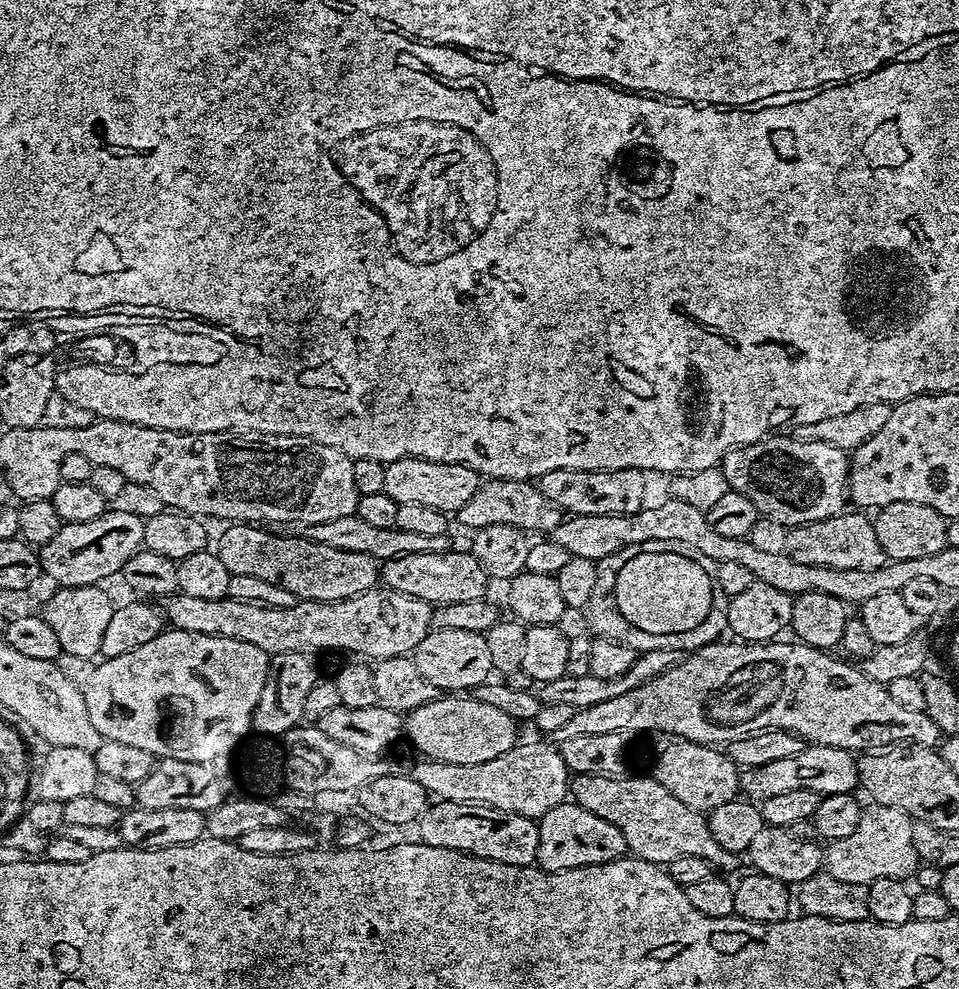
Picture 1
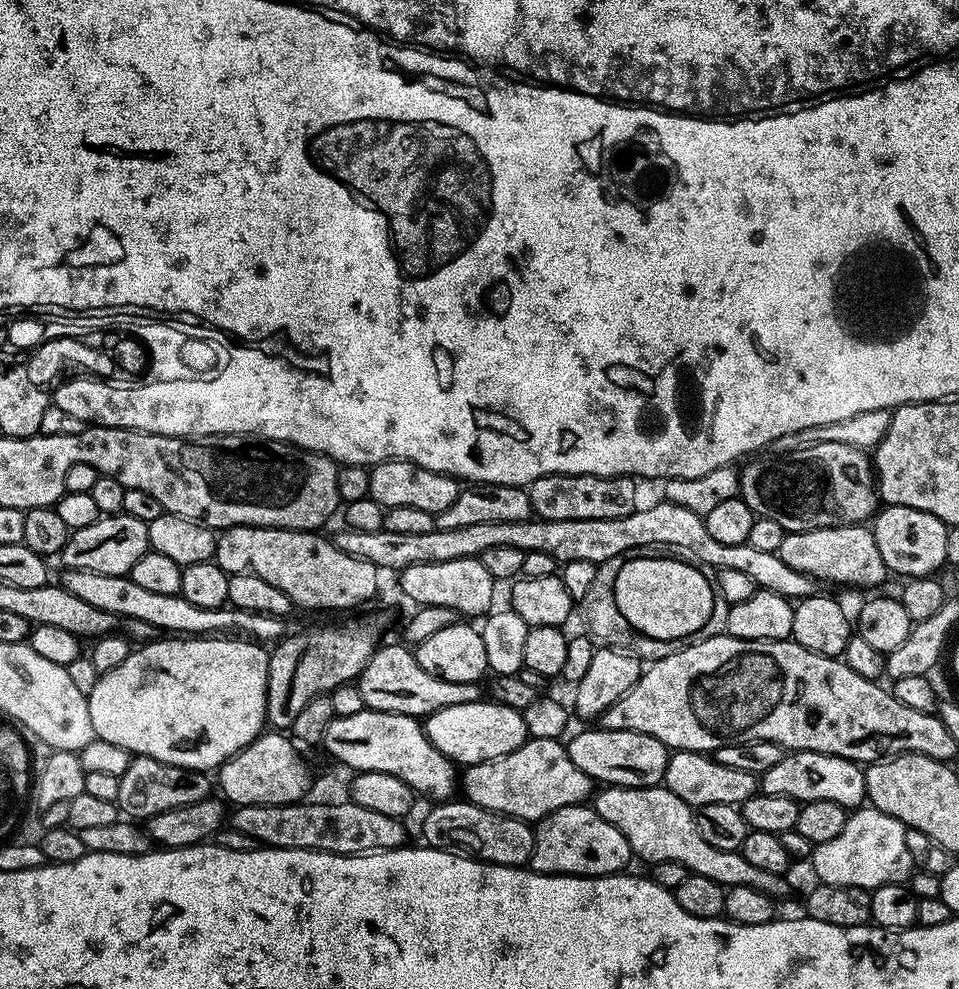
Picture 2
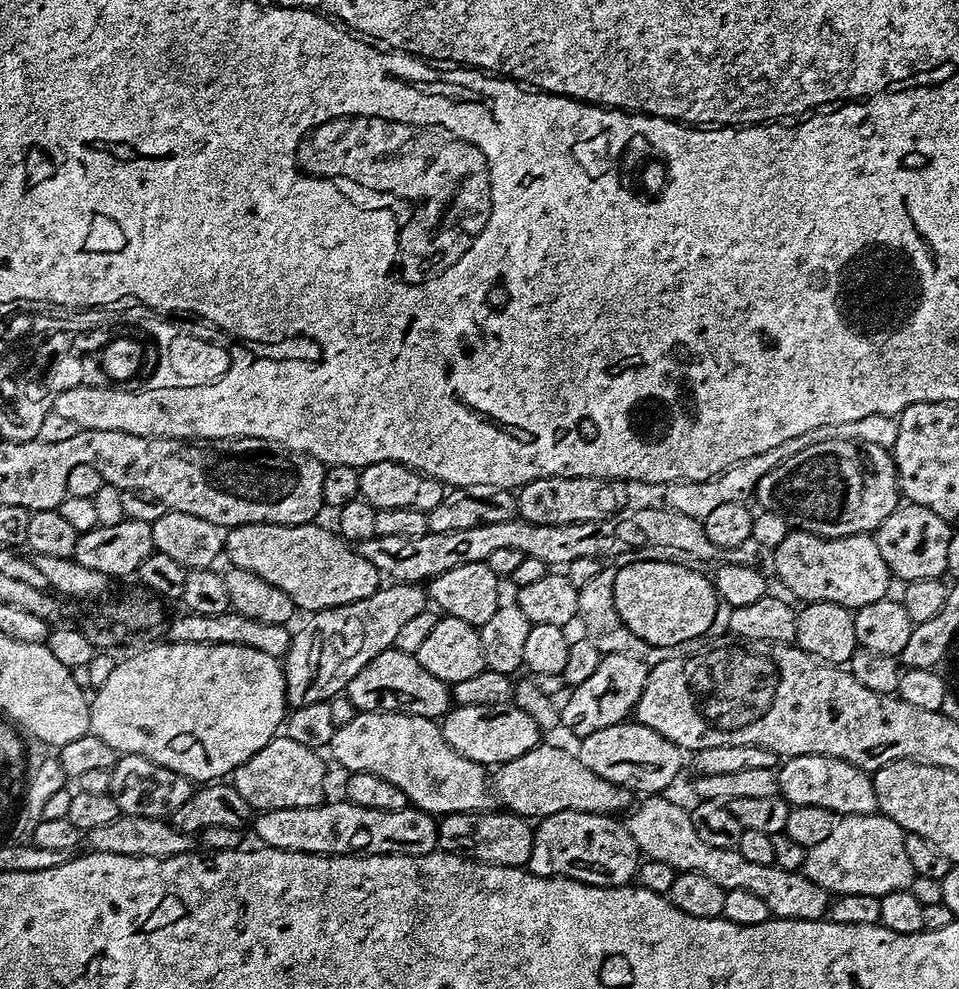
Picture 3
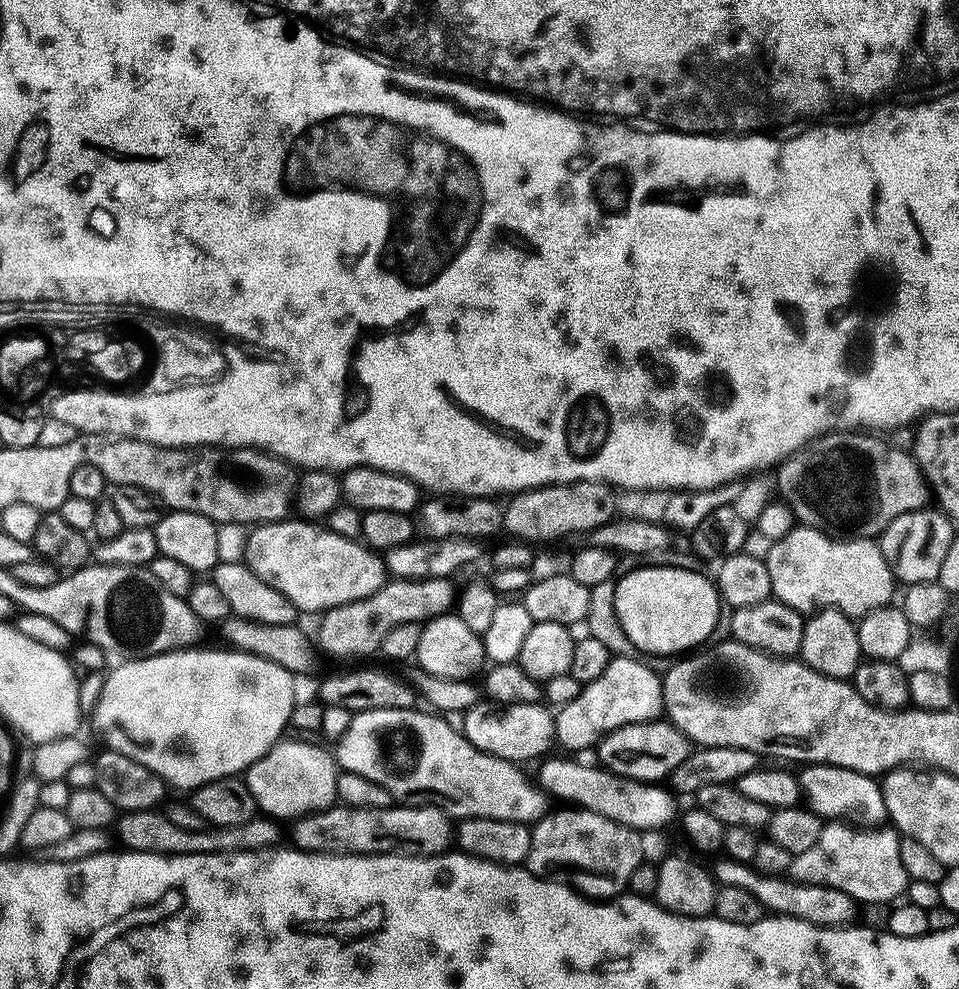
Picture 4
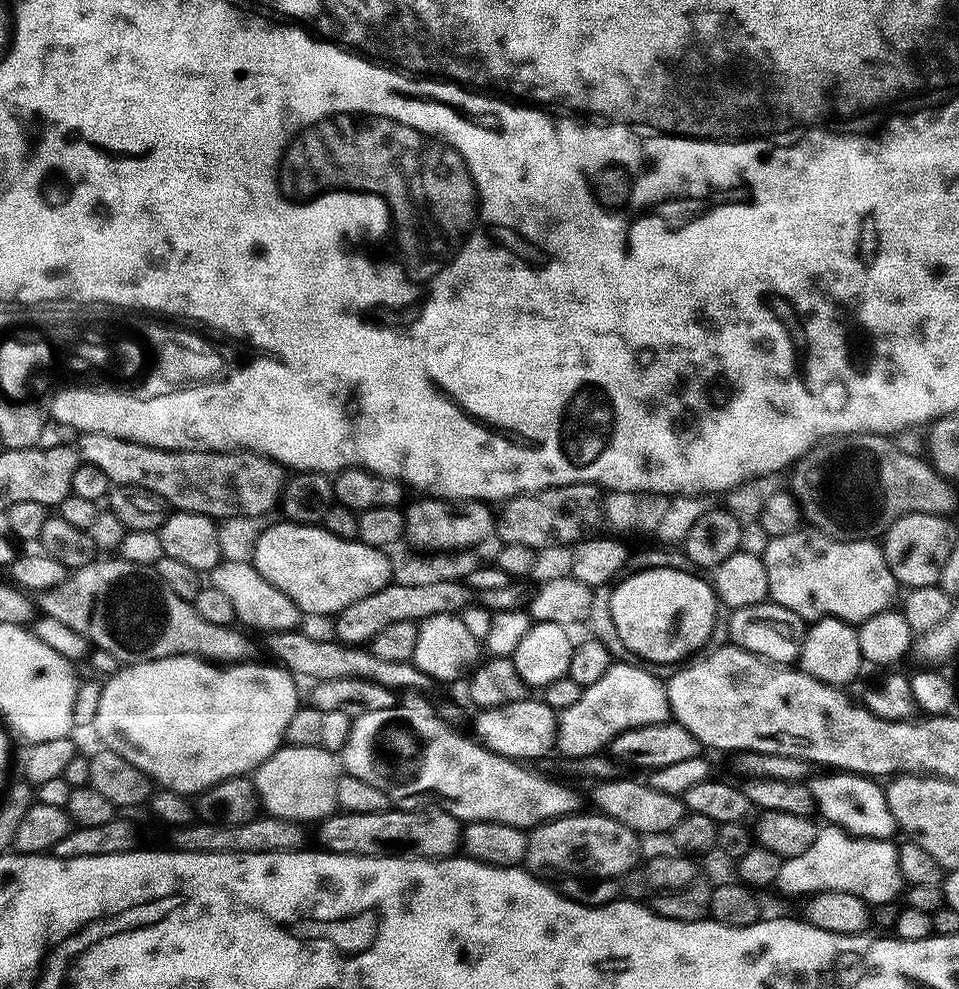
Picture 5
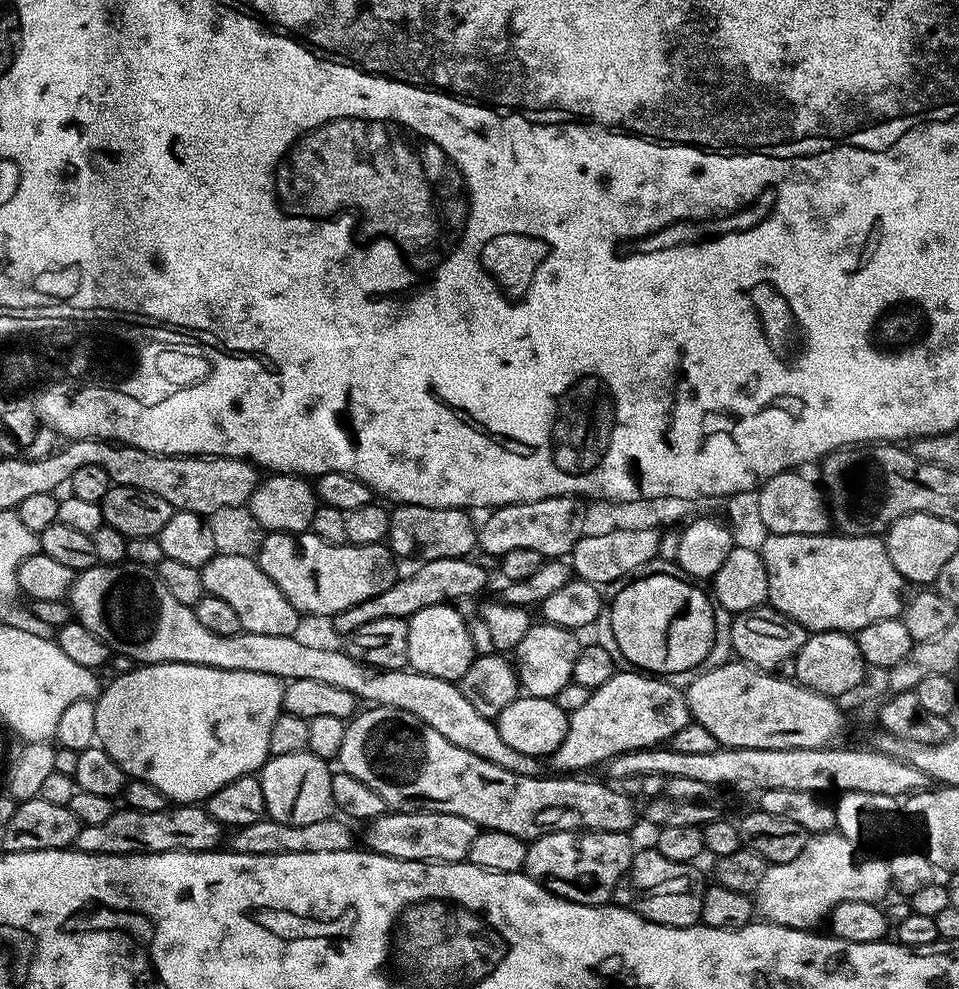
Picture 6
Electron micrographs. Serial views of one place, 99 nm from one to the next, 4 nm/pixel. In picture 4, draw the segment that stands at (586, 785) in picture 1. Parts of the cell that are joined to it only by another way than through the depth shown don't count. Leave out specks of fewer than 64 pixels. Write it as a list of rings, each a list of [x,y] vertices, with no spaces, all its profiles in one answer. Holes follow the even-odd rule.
[[[720,858],[714,867],[714,879],[720,886],[742,886],[742,890],[750,890],[758,902],[769,913],[778,916],[793,916],[799,920],[810,922],[819,928],[842,928],[853,923],[858,916],[858,901],[842,890],[834,890],[830,886],[814,886],[801,884],[798,880],[784,876],[763,876],[752,864],[740,864],[737,860]]]

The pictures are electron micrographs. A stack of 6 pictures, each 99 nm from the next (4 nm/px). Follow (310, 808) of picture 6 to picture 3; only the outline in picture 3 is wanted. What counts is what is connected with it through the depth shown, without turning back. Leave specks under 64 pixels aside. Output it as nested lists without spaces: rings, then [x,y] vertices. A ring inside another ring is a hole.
[[[280,734],[271,740],[258,754],[254,754],[246,762],[237,766],[236,771],[231,773],[230,783],[250,802],[253,810],[282,810],[283,808],[309,808],[321,803],[324,796],[324,764],[320,761],[321,753],[314,748],[298,746],[288,736]]]

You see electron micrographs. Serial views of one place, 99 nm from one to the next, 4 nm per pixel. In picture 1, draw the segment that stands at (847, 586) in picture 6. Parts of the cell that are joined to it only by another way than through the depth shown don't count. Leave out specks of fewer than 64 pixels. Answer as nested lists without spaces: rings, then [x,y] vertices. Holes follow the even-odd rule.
[[[848,510],[839,516],[831,516],[791,529],[788,533],[788,556],[794,558],[794,562],[831,568],[874,570],[882,566],[886,563],[886,557],[882,546],[878,546],[878,534],[874,534],[872,520],[864,516],[867,515],[856,510]]]

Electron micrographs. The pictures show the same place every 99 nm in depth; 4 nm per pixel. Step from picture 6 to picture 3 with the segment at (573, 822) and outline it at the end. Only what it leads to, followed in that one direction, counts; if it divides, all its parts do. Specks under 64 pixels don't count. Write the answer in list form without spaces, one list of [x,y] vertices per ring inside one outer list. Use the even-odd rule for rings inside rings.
[[[357,712],[353,720],[337,727],[331,752],[349,773],[369,772],[394,782],[406,794],[409,805],[422,812],[483,812],[494,804],[485,765],[454,751],[436,720],[405,712]]]

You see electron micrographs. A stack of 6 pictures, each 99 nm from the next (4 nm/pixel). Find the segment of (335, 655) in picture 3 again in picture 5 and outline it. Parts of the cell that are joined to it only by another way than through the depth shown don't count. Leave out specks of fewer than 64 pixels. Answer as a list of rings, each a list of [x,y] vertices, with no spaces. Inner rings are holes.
[[[459,579],[430,582],[430,586],[402,586],[393,582],[387,588],[378,590],[374,594],[366,594],[366,598],[358,598],[358,602],[342,609],[335,617],[336,636],[344,632],[340,637],[341,641],[348,645],[360,646],[379,628],[385,628],[390,622],[402,622],[403,620],[419,622],[438,614],[447,616],[459,614],[470,603],[468,595],[470,595],[468,585]]]

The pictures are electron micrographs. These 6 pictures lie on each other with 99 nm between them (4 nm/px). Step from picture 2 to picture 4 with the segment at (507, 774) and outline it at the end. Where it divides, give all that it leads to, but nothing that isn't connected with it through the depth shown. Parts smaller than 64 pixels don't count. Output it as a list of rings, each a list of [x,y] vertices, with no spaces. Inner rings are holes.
[[[576,758],[564,759],[568,760],[545,759],[543,761],[545,764],[540,768],[539,787],[549,797],[557,796],[565,805],[602,814],[602,818],[610,818],[610,822],[618,822],[622,826],[637,829],[644,834],[654,831],[655,828],[666,827],[675,818],[677,797],[667,787],[659,783],[644,784],[641,780],[616,776],[600,766],[591,768],[588,764],[579,764],[576,761],[579,759]]]

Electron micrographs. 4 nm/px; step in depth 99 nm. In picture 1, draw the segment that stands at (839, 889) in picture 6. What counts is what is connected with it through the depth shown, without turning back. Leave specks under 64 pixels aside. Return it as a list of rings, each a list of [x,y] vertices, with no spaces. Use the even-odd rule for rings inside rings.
[[[872,802],[865,807],[854,834],[831,841],[826,848],[826,871],[841,882],[873,884],[878,878],[907,881],[920,864],[914,850],[912,817],[894,806]]]

